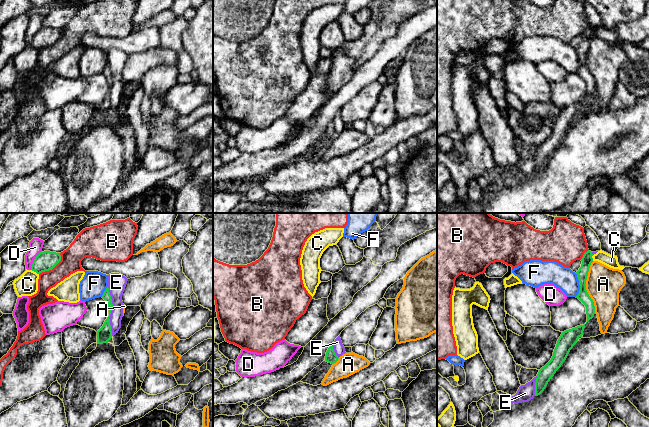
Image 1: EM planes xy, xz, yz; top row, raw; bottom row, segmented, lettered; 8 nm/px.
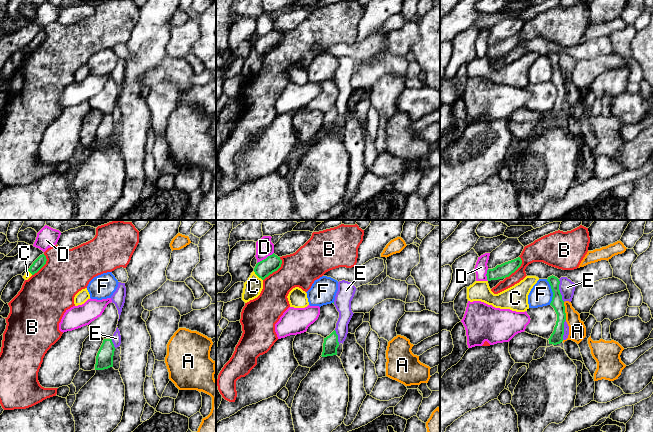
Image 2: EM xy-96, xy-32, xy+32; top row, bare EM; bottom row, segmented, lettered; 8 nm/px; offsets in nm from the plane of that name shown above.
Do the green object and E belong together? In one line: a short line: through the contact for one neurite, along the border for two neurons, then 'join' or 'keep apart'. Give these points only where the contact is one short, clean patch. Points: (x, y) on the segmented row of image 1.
join

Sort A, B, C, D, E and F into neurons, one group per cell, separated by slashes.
A / B / C / D / E / F

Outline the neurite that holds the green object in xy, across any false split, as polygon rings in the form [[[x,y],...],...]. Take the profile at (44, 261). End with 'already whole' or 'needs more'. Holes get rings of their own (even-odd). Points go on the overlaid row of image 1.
[[[44,251],[40,252],[34,259],[31,270],[40,274],[52,270],[61,261],[60,253]]]; already whole

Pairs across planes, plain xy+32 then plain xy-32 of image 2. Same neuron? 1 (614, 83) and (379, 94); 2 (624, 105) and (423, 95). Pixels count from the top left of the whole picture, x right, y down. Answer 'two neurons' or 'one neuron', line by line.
1: one neuron
2: one neuron

